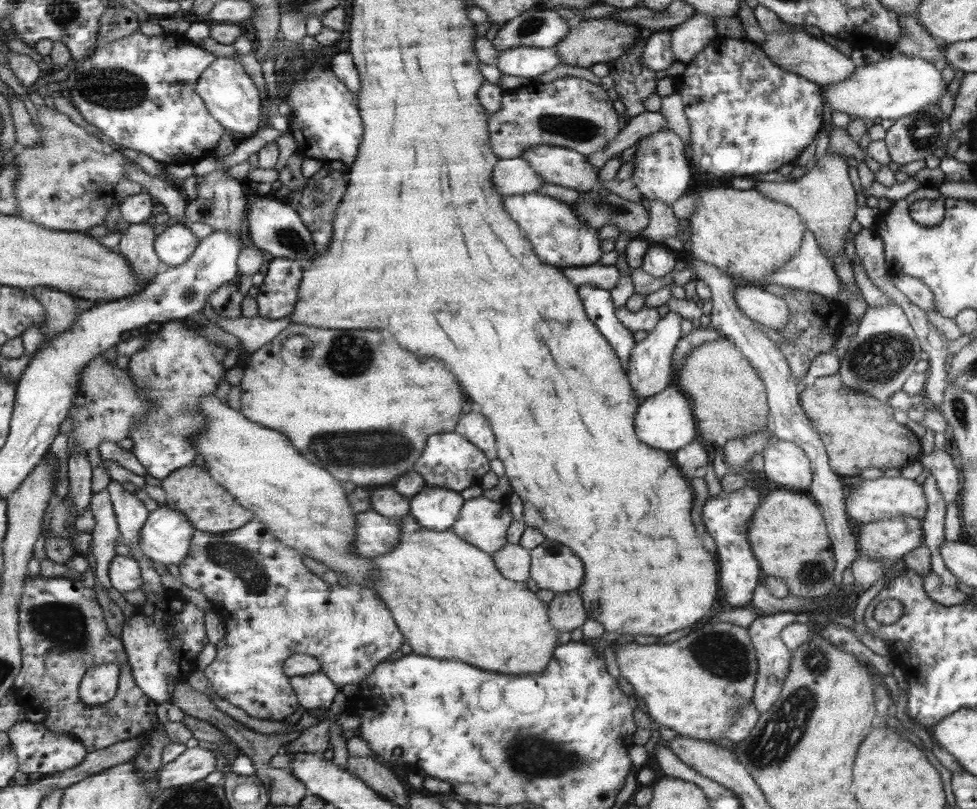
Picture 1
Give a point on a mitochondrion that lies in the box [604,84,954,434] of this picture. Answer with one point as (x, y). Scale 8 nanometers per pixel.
(878, 361)

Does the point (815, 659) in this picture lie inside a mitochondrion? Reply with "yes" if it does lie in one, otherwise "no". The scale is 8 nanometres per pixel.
yes

